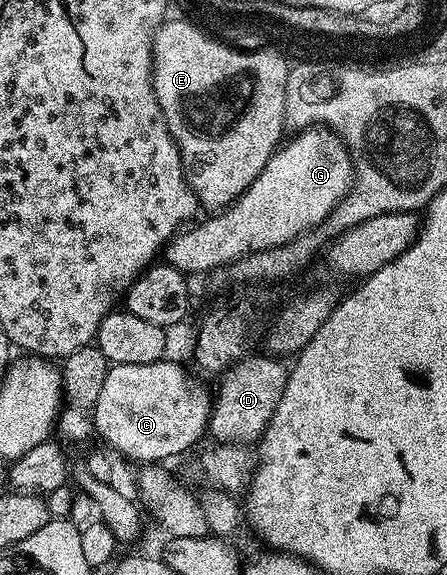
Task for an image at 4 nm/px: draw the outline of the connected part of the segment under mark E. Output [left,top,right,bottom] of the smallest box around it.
[153,18,289,210]

